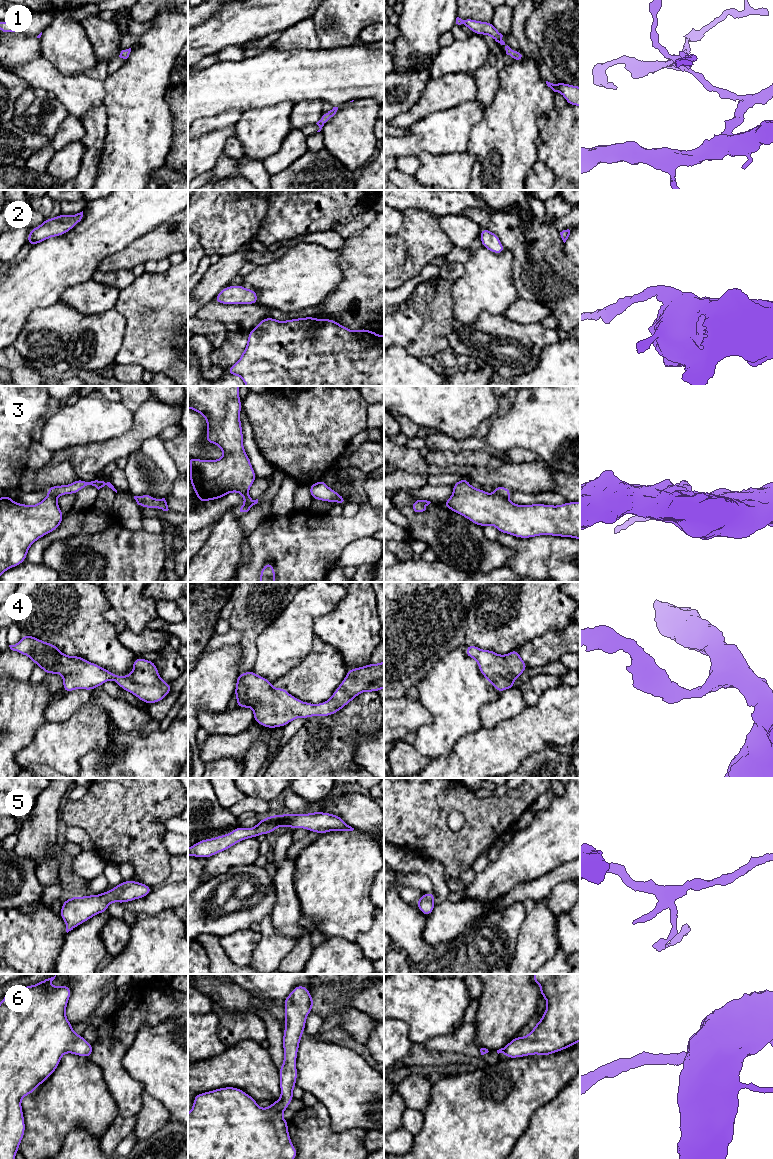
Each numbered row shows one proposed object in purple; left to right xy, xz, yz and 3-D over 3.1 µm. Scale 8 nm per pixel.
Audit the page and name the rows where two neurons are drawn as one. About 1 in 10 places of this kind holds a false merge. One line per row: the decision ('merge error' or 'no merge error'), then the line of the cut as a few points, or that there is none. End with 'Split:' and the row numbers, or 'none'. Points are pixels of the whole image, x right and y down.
1: no merge error; no cut
2: no merge error; no cut
3: merge error; cut in yz along (496, 493), (507, 498)
4: no merge error; no cut
5: no merge error; no cut
6: no merge error; no cut
Split: 3

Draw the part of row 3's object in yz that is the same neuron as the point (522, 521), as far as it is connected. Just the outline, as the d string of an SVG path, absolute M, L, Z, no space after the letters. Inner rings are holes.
M467 478L456 482L452 488L453 494L443 502L443 505L483 528L487 525L493 525L499 532L517 538L550 535L580 540L580 502L566 502L558 506L546 504L517 505L499 494L488 494L482 488L472 487Z

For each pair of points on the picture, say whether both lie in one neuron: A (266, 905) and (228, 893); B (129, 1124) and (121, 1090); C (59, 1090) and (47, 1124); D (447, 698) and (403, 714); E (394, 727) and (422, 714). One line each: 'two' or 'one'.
A: one
B: two
C: one
D: two
E: one

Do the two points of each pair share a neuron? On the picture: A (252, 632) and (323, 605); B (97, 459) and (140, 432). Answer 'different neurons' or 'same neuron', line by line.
A: different neurons
B: same neuron

